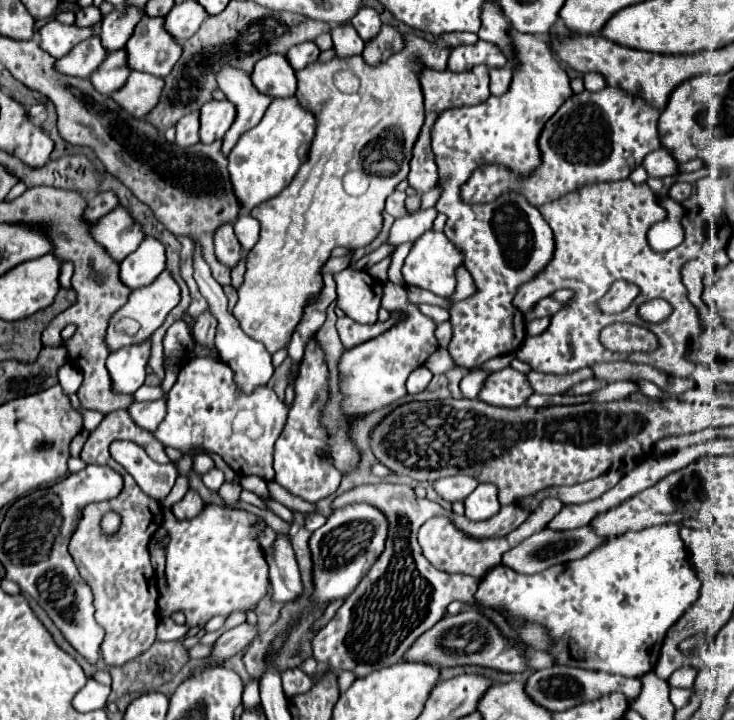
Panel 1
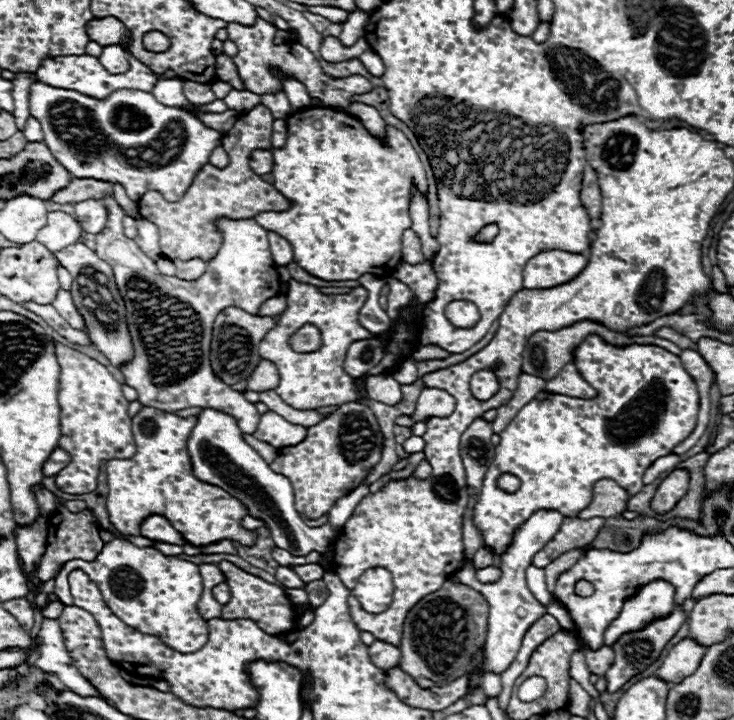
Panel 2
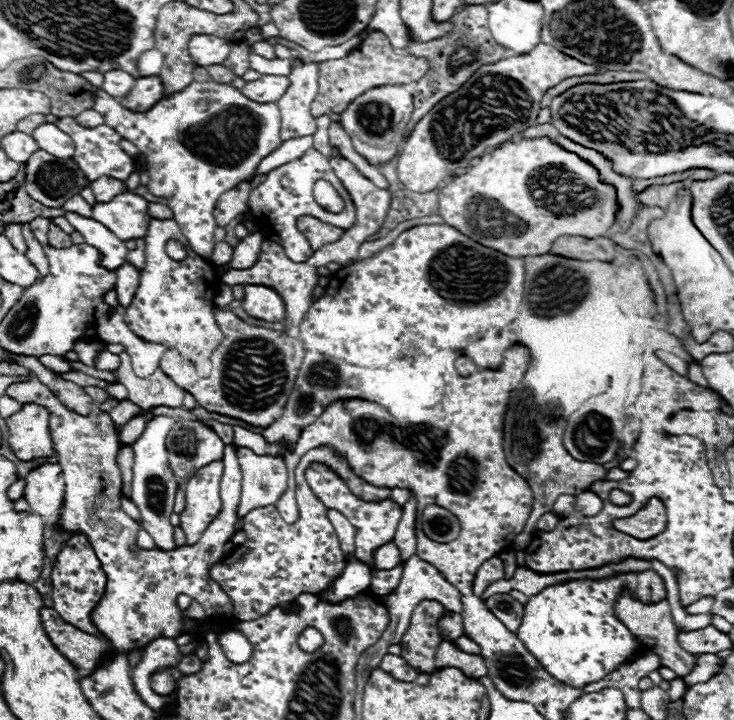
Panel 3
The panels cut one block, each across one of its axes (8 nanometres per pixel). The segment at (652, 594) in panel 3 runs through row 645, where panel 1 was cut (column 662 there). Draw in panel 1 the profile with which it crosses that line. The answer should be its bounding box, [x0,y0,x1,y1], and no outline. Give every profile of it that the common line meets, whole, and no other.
[474,524,702,676]

